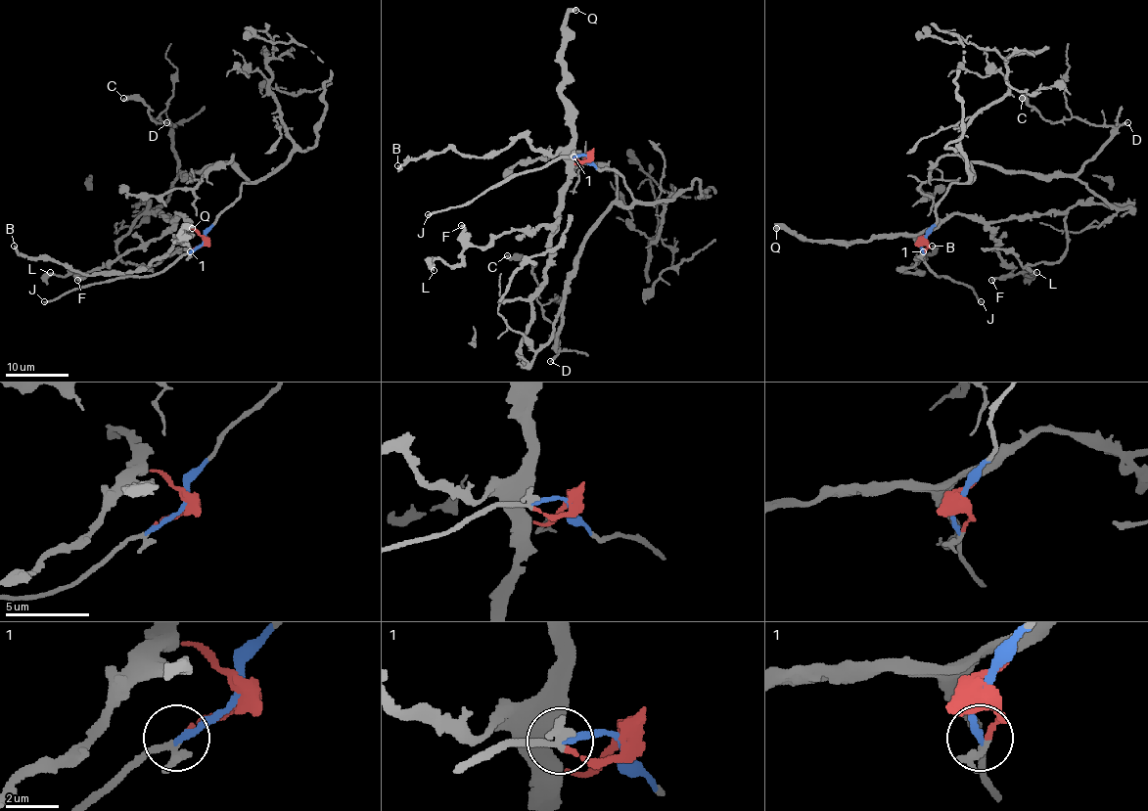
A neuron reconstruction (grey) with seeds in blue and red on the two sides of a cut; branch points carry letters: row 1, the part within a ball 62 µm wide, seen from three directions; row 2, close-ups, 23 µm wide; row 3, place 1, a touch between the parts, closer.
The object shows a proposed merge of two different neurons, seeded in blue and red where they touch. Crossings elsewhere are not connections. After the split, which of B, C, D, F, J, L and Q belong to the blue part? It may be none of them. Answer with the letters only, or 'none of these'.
C, D, J

